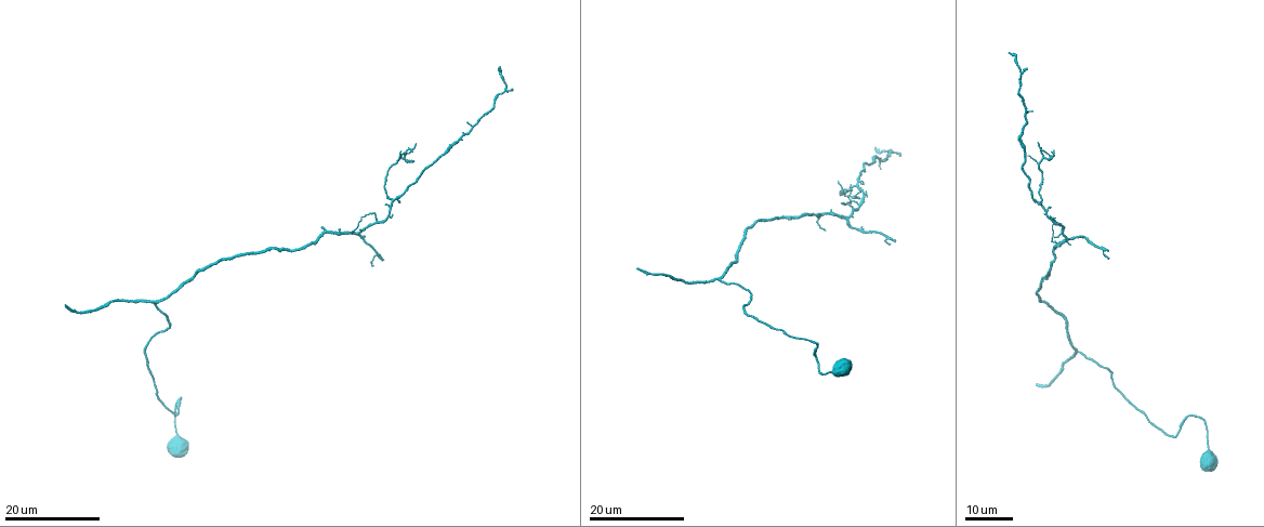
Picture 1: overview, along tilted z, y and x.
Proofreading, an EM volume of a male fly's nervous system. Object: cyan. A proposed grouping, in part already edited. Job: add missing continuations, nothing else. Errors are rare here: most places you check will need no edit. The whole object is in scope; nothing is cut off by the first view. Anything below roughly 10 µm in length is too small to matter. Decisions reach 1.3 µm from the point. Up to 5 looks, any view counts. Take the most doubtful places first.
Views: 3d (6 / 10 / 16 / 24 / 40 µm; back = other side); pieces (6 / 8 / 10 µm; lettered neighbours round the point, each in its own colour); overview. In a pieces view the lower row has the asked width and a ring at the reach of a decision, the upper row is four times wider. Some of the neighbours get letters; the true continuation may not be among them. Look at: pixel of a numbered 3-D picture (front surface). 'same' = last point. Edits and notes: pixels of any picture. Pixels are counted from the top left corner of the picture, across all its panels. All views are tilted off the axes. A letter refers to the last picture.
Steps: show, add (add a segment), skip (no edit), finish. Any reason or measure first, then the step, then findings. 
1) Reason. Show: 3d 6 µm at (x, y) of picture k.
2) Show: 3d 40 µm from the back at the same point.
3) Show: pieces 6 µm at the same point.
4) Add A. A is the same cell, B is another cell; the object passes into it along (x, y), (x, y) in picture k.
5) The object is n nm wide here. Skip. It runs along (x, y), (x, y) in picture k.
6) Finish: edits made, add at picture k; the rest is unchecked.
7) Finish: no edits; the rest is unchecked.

Show: 3d 16 µm at (638, 269) of picture 1.

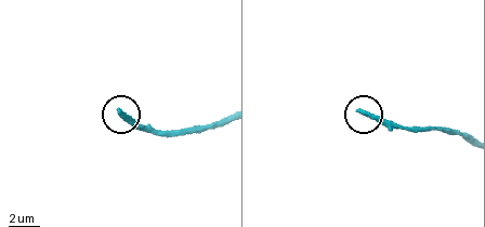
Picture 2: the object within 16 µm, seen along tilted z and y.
Show: pieces 6 µm at (361, 111) of picture 2.

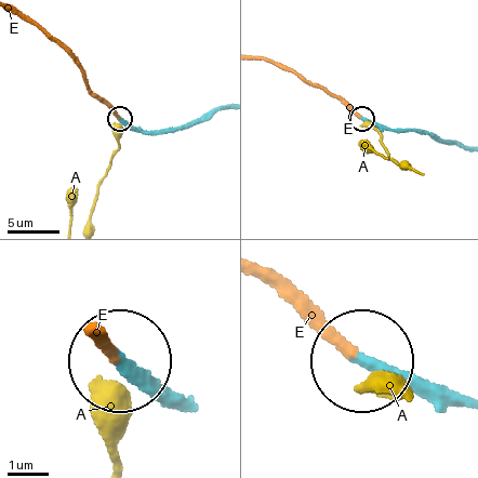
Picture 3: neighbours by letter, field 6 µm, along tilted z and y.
Add E. E is the same cell, A is another cell; the object passes into it along (160, 400), (92, 336) in picture 3; it goes on there.

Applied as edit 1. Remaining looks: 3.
Free end. Show: 3d 16 µm at (894, 240) of picture 1.

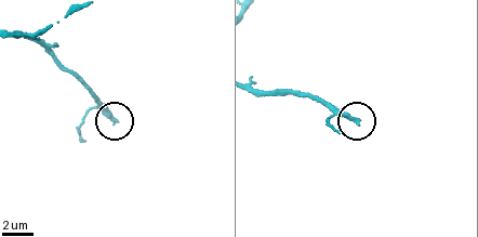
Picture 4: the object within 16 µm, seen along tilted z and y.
See the neighbours. Show: pieces 8 µm at (359, 122) of picture 4.

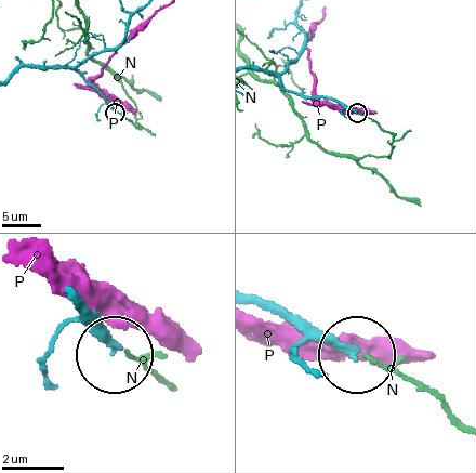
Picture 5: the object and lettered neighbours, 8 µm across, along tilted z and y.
The object is 220 nm wide here. Skip. N and P are other cells; no lettered segment goes on from it.

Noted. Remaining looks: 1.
Finish: edits made, add at picture 3; the rest is unchecked.

